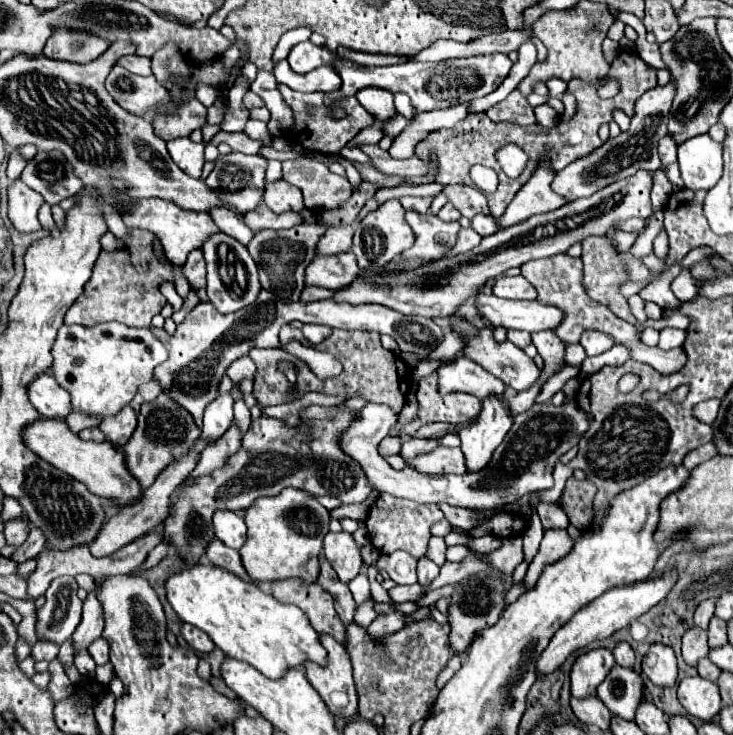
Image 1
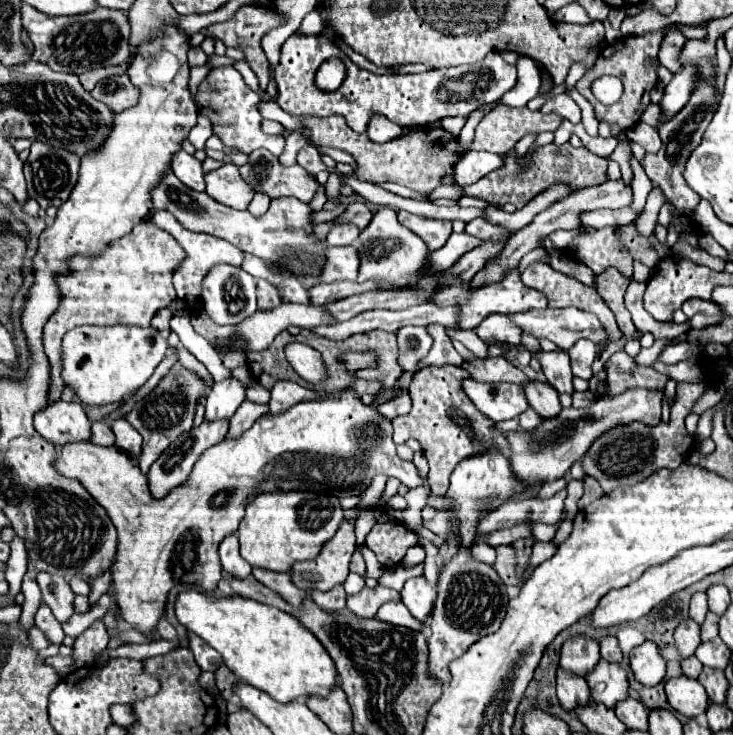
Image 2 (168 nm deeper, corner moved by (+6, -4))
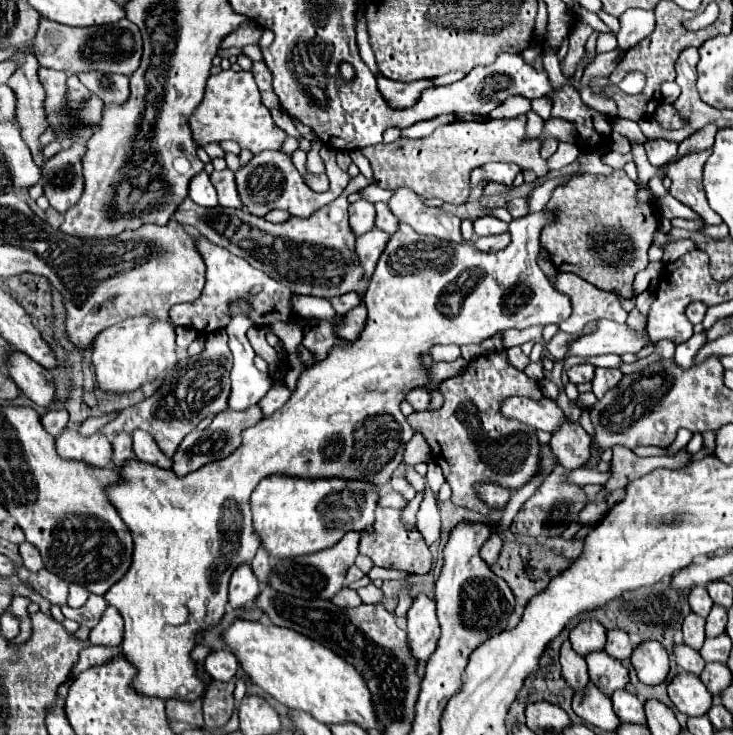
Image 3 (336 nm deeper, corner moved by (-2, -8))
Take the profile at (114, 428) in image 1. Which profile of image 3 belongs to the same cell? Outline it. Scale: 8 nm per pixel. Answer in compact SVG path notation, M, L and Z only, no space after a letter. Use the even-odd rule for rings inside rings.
M134 431L132 439L134 439L134 455L136 455L138 461L152 463L160 469L170 469L172 467L172 459L160 451L156 441L152 441L152 437L148 433Z

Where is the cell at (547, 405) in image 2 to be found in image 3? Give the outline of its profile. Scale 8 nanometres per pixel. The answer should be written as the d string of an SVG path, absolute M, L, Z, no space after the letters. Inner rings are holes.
M578 423L562 425L560 433L554 433L550 441L554 457L562 467L570 471L580 469L590 461L590 445L592 445L590 435Z

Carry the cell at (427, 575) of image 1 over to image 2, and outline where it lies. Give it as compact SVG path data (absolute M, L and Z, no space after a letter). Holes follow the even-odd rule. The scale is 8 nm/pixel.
M424 575L408 579L402 589L402 603L420 621L428 621L434 599L436 599L436 589L426 581Z

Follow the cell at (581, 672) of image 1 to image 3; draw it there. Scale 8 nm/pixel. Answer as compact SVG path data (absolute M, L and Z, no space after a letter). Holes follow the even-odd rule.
M584 619L570 631L570 641L576 653L588 655L592 651L604 649L606 643L606 629L596 619Z

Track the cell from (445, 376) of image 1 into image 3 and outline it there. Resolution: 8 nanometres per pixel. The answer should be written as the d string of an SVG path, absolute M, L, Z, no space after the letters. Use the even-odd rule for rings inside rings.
M510 397L502 403L502 413L508 419L524 421L548 433L556 433L568 421L568 417L556 405L556 401L548 397L542 397L540 401L532 401L526 397Z

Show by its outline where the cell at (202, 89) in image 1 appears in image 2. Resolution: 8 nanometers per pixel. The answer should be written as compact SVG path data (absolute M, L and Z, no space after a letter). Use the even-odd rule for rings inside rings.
M206 64L200 67L193 67L190 69L189 89L193 97L197 93L198 86L200 85L201 81L205 79L209 71L210 68Z

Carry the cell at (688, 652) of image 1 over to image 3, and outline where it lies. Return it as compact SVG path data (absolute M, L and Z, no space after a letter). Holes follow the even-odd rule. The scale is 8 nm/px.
M690 613L684 623L682 623L682 633L684 633L684 643L696 651L700 651L706 635L704 635L704 617Z

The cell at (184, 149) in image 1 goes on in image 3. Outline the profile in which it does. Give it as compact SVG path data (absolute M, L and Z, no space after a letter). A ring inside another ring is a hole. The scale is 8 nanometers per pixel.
M202 171L190 181L190 199L202 207L216 207L218 197L214 185L208 181L208 175Z

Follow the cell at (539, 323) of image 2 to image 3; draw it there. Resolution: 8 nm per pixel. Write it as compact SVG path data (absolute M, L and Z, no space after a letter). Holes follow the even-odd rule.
M598 321L598 329L590 335L580 337L576 343L570 345L568 355L592 357L592 355L606 355L606 353L638 353L650 343L648 335L642 331L634 331L628 325L612 323L612 321Z

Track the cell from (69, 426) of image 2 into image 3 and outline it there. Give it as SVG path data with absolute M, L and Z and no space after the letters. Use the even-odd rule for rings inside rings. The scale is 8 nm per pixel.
M68 427L56 439L56 449L62 459L82 461L94 469L104 469L112 463L112 445L102 433L94 433L92 437L82 437L78 435L78 429Z

